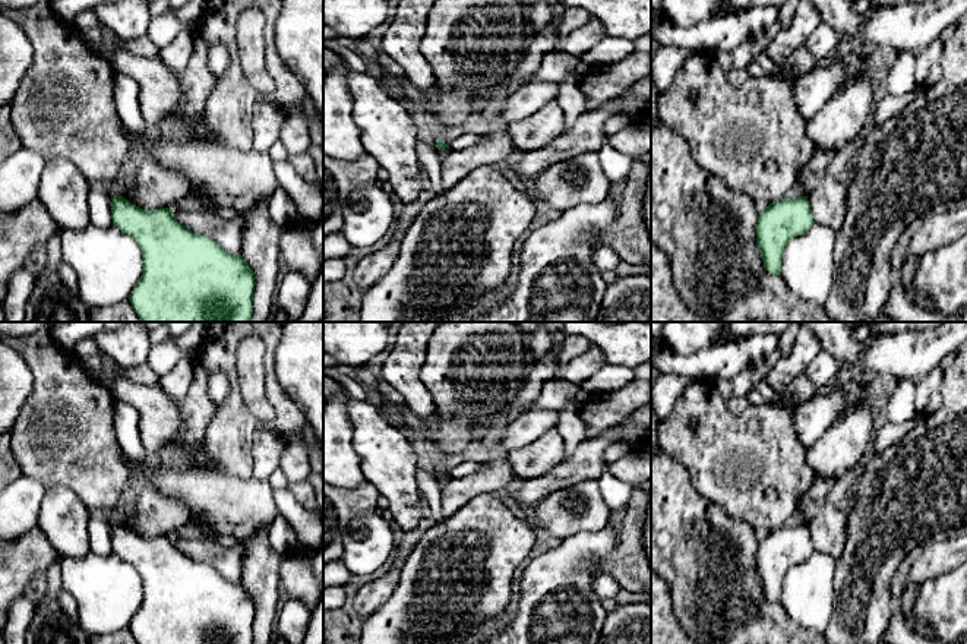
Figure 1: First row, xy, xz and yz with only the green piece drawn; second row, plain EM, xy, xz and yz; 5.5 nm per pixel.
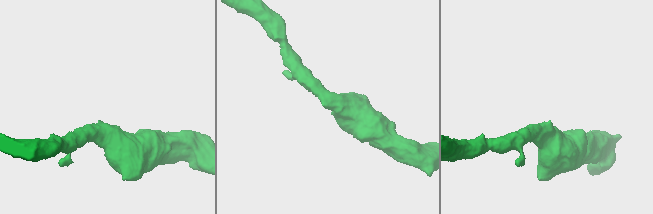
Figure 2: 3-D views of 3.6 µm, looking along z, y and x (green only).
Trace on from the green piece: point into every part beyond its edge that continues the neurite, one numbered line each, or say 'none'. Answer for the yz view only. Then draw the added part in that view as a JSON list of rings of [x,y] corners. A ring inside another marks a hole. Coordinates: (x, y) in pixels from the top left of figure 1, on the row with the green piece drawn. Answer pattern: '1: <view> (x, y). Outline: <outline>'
none

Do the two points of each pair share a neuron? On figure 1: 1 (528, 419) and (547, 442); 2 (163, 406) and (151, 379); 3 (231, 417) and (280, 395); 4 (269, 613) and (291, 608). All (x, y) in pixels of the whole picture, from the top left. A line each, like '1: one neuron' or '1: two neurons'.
1: two neurons
2: two neurons
3: one neuron
4: two neurons

